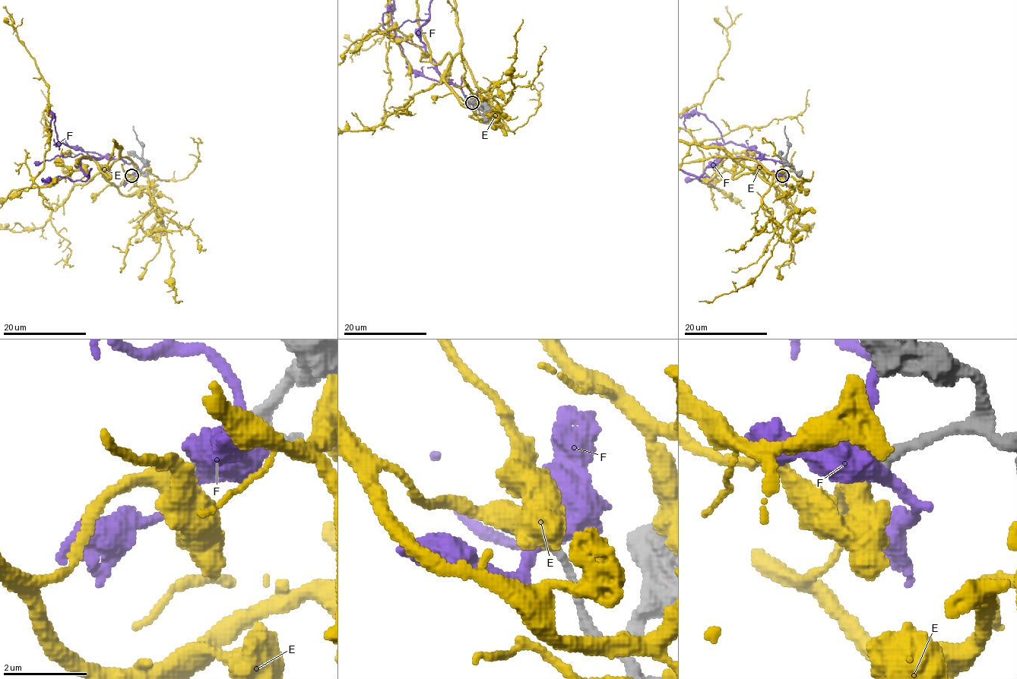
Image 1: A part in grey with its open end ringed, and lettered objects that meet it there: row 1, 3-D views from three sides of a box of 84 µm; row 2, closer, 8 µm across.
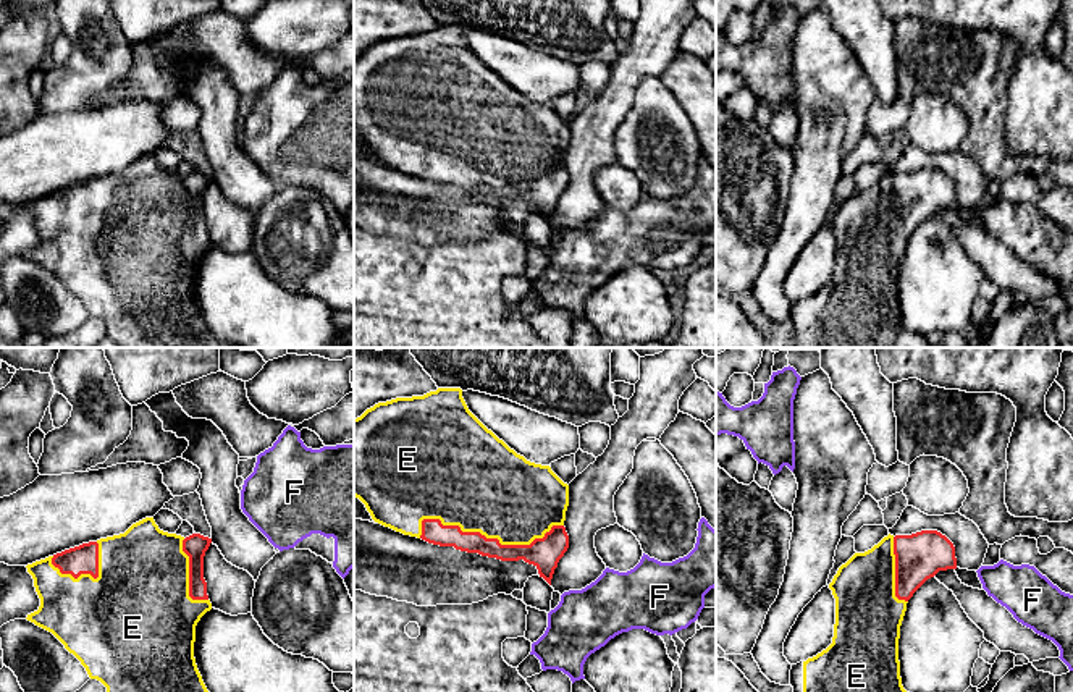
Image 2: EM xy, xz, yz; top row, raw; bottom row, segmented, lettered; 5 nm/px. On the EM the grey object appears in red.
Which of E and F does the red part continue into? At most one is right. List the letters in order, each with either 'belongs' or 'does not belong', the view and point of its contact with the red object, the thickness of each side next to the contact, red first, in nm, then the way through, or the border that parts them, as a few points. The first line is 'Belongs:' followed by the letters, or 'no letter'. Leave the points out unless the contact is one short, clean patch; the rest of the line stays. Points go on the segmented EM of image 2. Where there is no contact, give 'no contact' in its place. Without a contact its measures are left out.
Belongs: E
E: belongs; contact xz (483, 535); calibres 110 and 460 nm
F: does not belong; no contact

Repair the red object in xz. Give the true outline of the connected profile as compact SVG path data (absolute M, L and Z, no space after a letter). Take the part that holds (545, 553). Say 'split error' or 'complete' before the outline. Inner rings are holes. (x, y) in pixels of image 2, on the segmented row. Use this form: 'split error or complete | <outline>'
split error | M438 388L423 396L396 398L386 403L378 403L367 409L360 417L354 419L354 496L359 498L372 519L385 527L389 527L404 535L422 538L440 546L454 546L467 553L496 558L501 561L524 559L538 569L549 585L559 559L569 548L569 535L564 527L566 511L569 506L569 485L564 483L549 466L541 466L527 461L524 456L511 449L491 430L488 430L467 407L461 388Z

